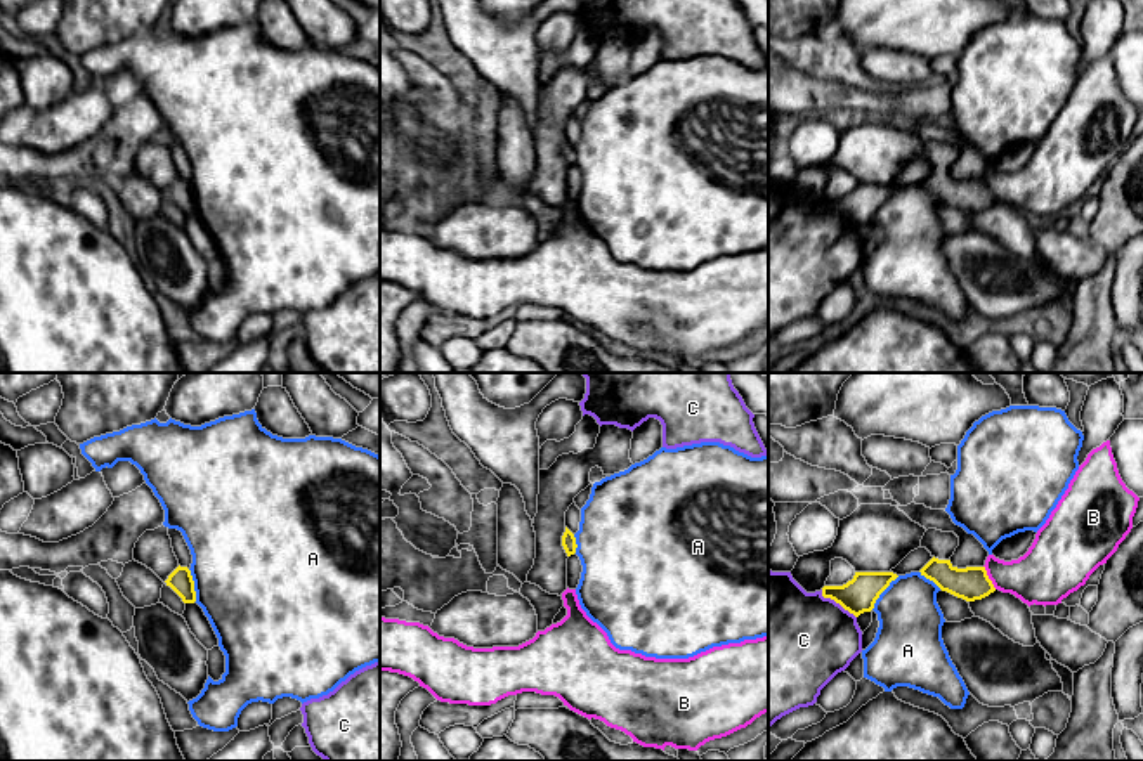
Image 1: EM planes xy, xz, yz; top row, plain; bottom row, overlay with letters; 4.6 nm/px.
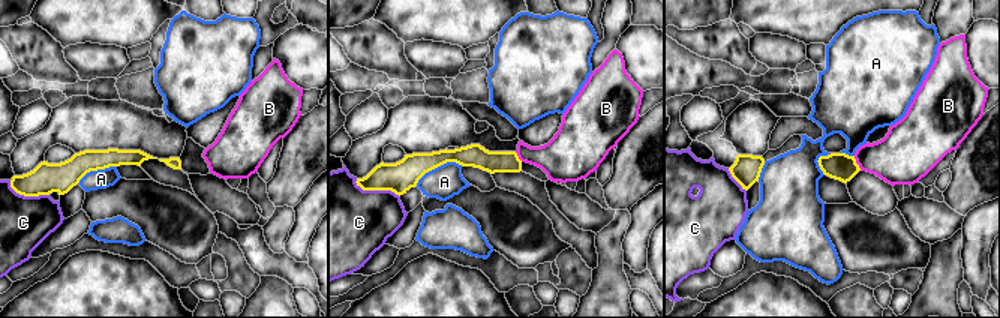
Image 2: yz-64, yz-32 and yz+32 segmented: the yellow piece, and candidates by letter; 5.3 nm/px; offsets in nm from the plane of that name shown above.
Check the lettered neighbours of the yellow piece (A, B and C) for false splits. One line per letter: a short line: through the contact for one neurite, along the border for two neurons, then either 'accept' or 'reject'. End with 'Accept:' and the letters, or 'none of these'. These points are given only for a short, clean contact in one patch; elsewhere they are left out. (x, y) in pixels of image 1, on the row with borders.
A: reject
B: line yz (984, 565), (996, 588); reject
C: reject
Accept: none of these

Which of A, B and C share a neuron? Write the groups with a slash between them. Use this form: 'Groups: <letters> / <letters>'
Groups: A / B / C

